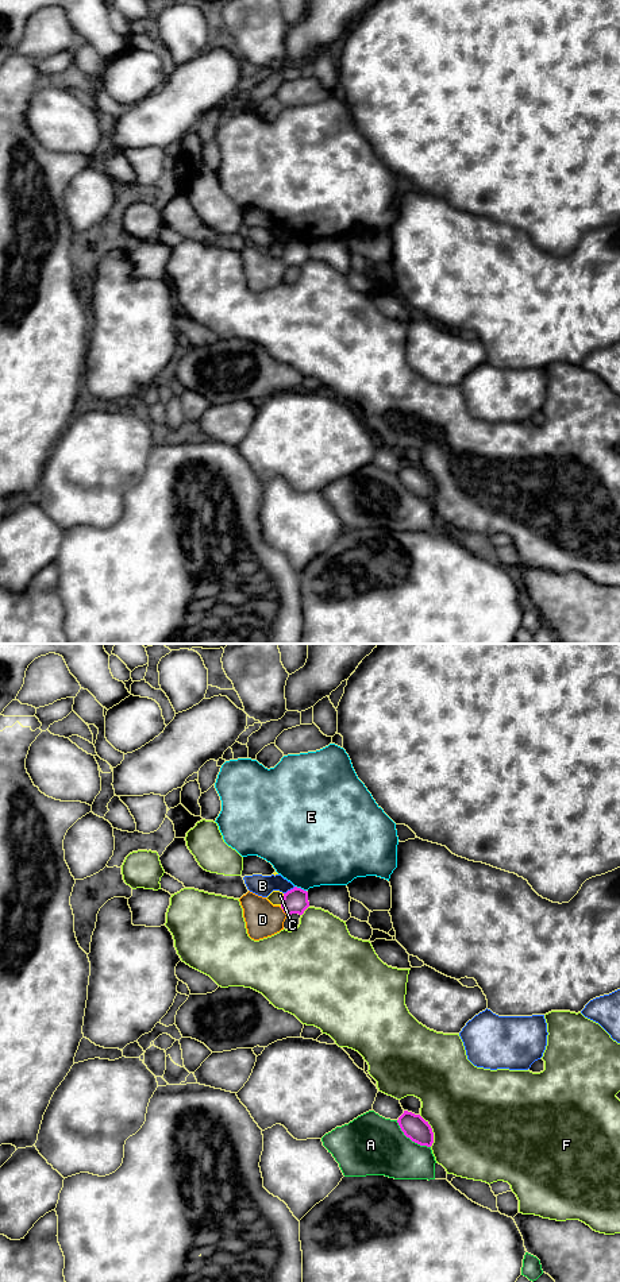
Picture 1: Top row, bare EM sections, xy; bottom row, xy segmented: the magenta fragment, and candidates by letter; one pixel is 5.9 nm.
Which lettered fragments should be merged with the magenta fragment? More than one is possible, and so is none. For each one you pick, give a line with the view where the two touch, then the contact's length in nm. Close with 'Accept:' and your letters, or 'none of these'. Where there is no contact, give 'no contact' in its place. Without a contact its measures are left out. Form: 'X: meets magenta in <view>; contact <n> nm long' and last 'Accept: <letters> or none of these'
Accept: none of these

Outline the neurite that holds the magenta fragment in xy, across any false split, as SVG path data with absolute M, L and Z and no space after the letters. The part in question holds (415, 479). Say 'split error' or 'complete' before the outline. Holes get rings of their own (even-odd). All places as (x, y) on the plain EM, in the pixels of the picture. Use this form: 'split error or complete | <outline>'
complete | M404 463L404 466L397 472L401 483L412 494L431 499L434 495L434 484L428 474L425 474L420 467Z

